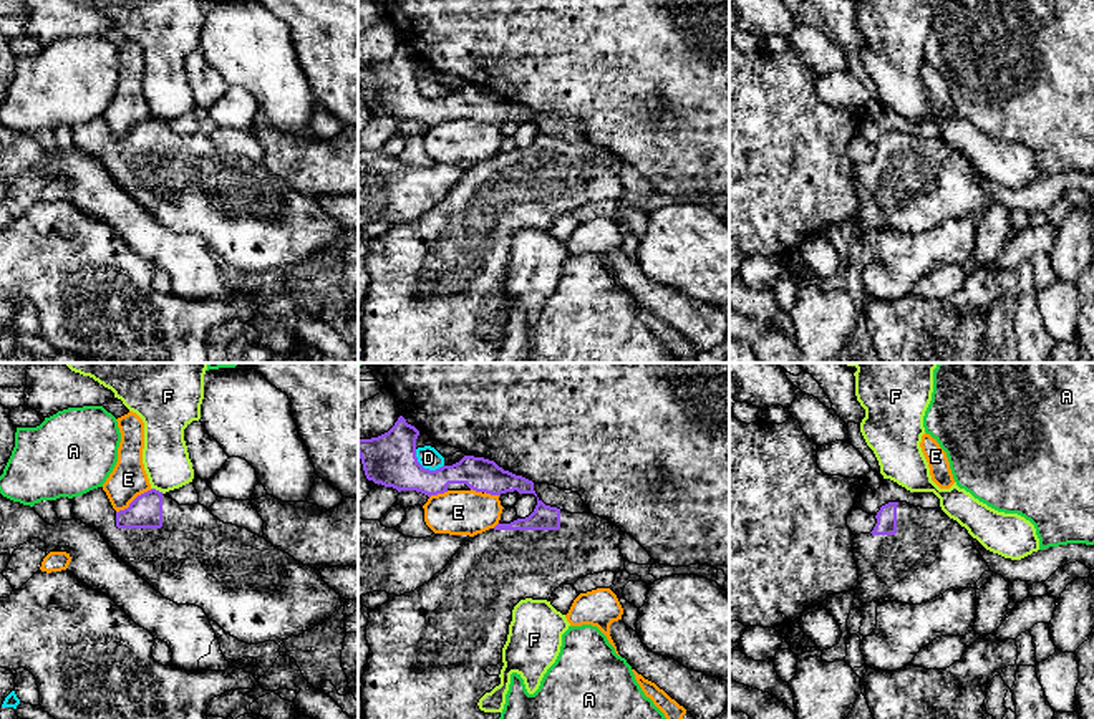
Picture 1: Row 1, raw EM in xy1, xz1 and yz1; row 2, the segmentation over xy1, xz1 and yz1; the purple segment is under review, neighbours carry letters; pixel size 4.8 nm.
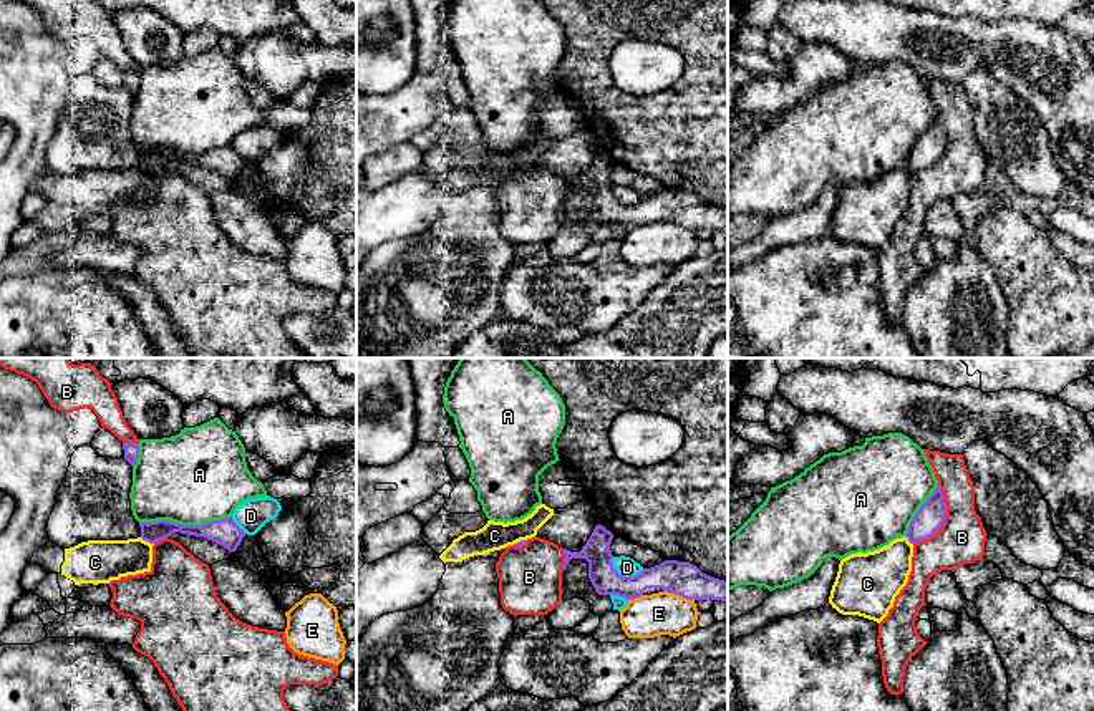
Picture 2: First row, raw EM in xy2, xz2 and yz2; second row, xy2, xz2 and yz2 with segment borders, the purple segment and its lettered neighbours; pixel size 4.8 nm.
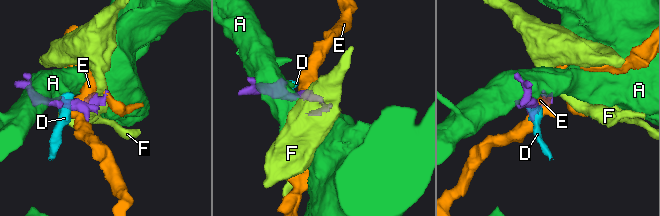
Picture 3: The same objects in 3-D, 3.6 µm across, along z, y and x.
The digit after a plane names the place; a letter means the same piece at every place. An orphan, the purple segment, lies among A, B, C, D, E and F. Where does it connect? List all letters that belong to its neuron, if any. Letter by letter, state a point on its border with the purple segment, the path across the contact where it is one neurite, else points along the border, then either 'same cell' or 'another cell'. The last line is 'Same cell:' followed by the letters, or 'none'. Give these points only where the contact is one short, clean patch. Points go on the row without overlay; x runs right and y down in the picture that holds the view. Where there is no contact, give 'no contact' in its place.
A: xy2 (184, 154) | another cell
B: yz2 (943, 149) | another cell
C: xy2 (146, 169) | along xy2 (140, 166), (153, 173) | another cell
D: xz2 (625, 206) | along xz2 (610, 189), (622, 204), (637, 204), (643, 198) | another cell
E: xy1 (133, 130) | another cell
F: xy1 (158, 120) | along xy1 (151, 116), (163, 121) | another cell
Same cell: none

